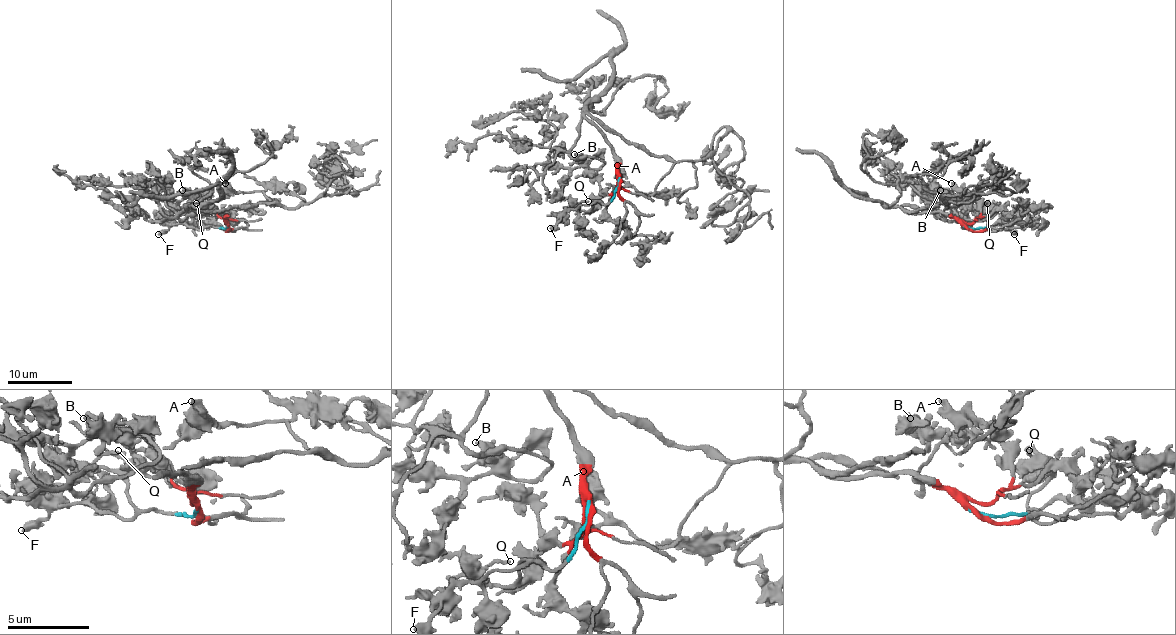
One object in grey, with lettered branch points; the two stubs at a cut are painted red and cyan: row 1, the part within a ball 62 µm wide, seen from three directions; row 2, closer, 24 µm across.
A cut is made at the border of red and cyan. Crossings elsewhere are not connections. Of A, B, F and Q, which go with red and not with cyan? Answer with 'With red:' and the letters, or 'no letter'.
With red: A, B

